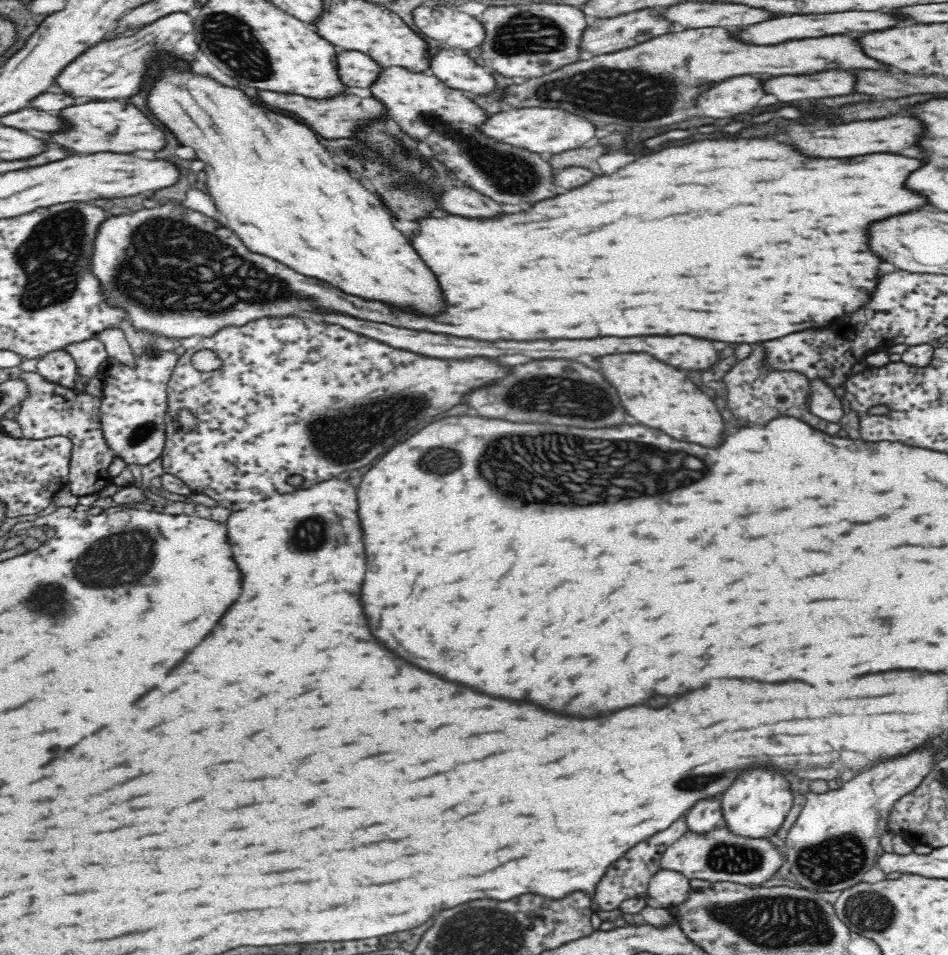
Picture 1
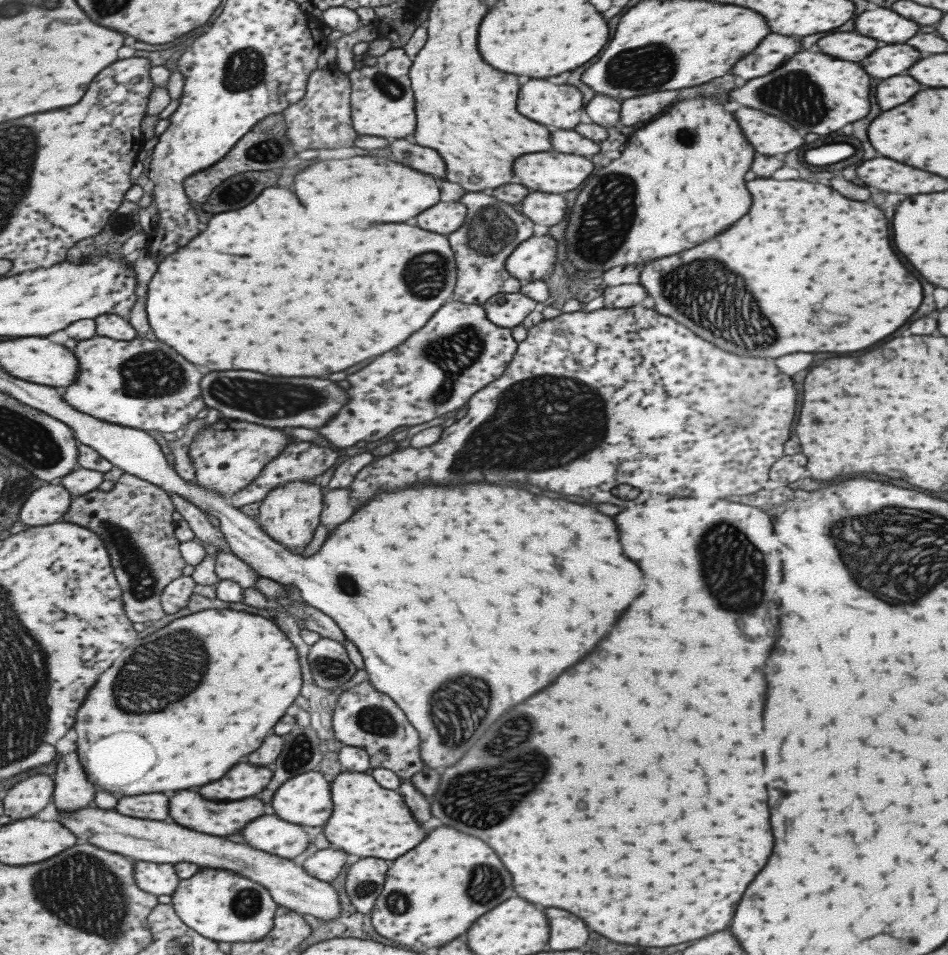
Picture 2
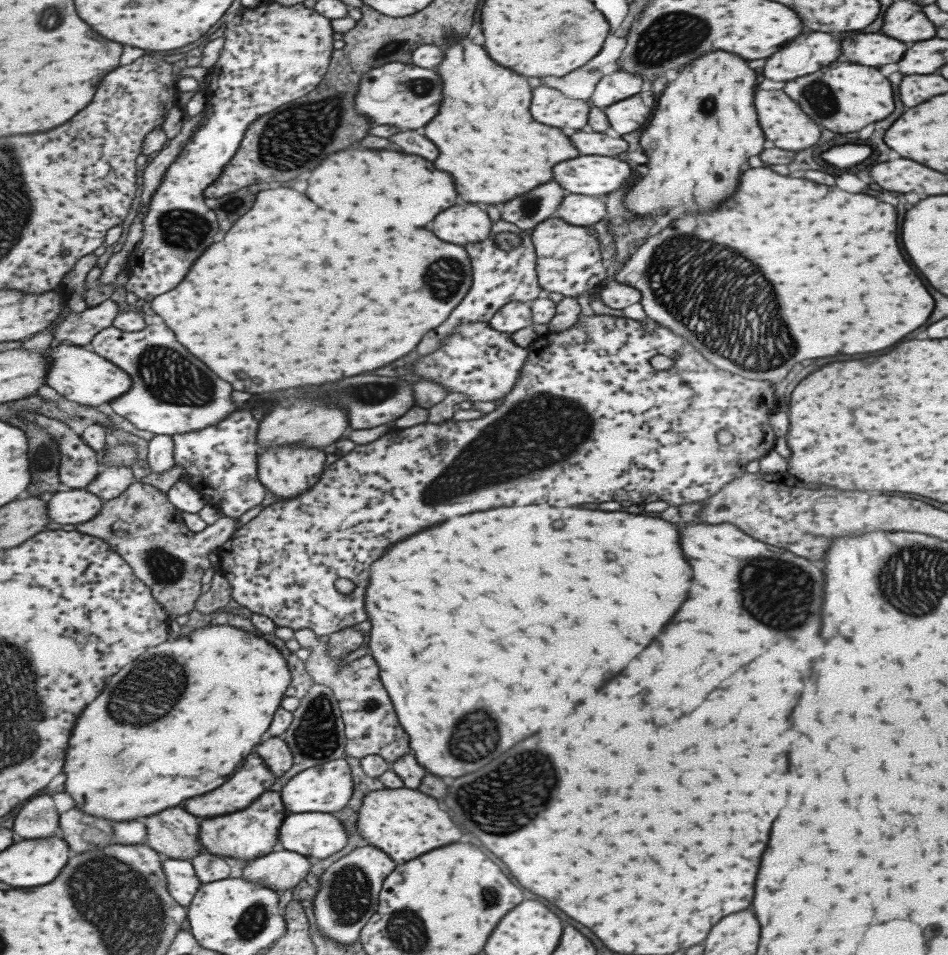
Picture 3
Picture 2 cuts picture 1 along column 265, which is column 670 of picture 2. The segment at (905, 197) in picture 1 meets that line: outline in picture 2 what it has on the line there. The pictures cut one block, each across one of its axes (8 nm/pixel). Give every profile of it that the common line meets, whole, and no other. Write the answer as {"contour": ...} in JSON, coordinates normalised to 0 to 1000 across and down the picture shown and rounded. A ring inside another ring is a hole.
{"contour":[[[796,186],[788,191],[788,199],[792,203],[790,222],[765,243],[723,264],[676,279],[674,299],[689,312],[693,329],[710,333],[765,369],[822,375],[834,369],[910,366],[944,348],[967,325],[972,299],[942,266],[936,230],[927,218],[889,207],[874,195],[849,188]],[[786,291],[796,291],[796,310],[792,310]],[[773,295],[777,297],[777,316],[765,316],[771,310]]]}

